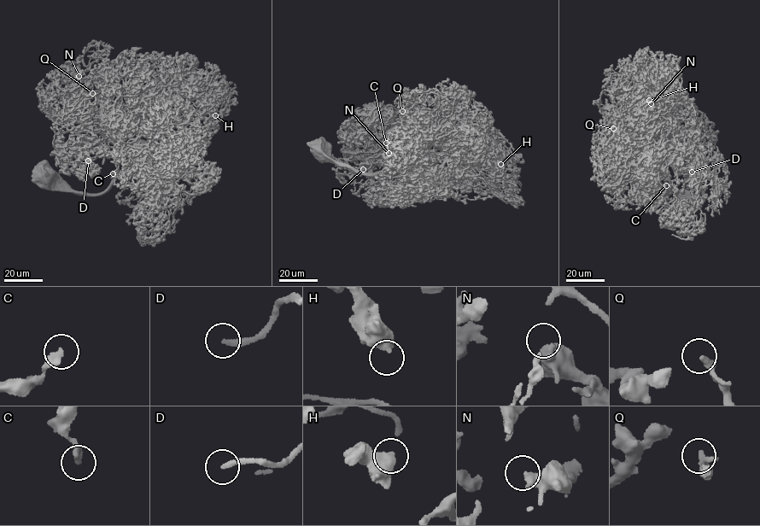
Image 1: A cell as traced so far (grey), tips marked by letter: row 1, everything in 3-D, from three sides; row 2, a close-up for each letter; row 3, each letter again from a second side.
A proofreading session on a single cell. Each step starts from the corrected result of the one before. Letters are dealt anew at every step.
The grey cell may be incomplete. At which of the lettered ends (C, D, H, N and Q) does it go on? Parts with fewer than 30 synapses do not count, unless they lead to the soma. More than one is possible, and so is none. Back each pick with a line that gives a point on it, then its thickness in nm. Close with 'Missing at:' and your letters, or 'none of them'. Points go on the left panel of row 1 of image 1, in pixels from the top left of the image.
D: Place: (88, 160). Thickness 240 nm
Missing at: D

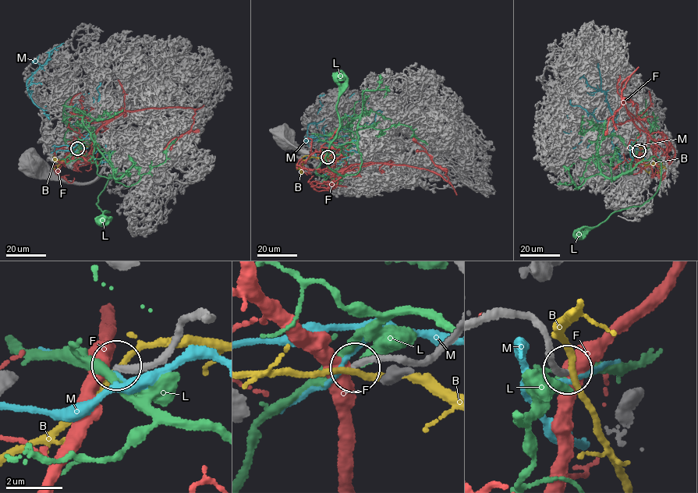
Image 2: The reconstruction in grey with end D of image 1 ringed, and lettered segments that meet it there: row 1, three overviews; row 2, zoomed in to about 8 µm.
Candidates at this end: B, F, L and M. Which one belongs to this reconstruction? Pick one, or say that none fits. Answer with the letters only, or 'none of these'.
none of these

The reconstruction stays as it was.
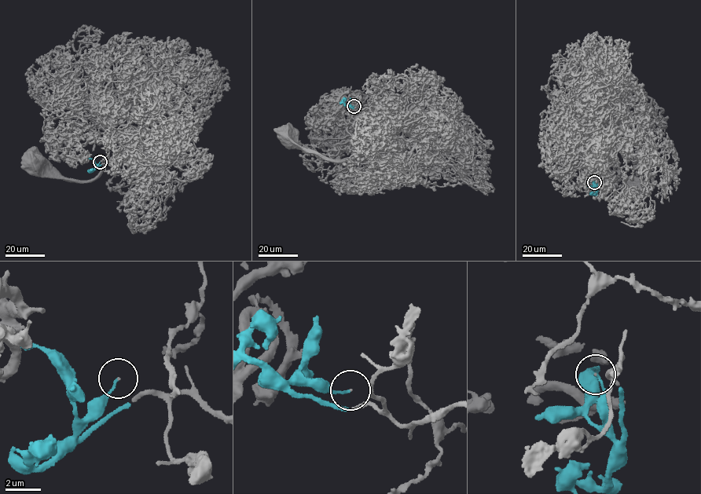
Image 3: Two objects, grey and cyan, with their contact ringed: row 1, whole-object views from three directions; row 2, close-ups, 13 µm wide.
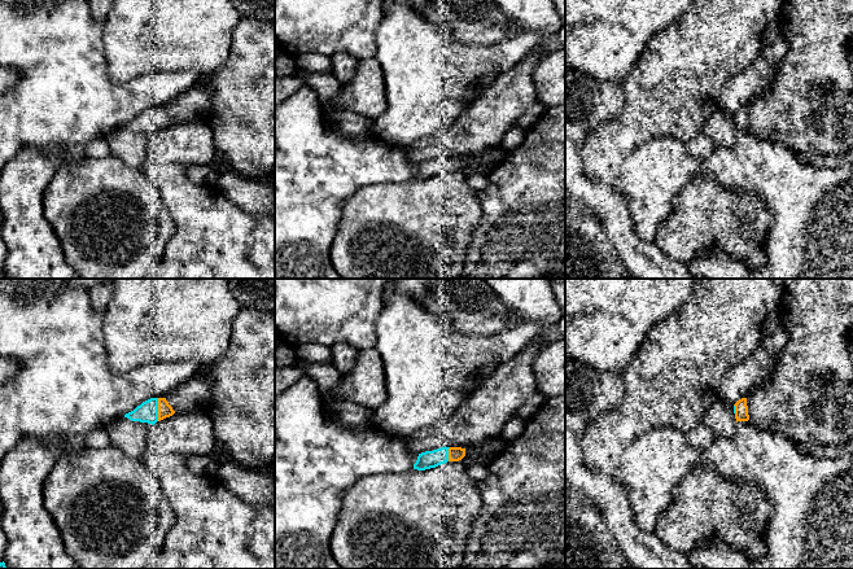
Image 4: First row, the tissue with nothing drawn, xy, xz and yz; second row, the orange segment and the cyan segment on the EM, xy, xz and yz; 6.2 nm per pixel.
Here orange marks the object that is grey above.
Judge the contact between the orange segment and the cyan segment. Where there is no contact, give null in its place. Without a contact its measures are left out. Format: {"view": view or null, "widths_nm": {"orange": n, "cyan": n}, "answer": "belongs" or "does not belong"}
{"view": "xy", "widths_nm": {"orange": 90, "cyan": 130}, "answer": "belongs"}

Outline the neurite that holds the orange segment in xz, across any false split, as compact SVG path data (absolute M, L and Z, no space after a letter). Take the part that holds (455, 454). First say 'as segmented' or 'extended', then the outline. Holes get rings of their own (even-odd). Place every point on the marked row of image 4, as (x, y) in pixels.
extended | M441 447L433 451L419 454L414 469L425 470L436 468L447 461L459 461L465 456L465 448L462 447Z

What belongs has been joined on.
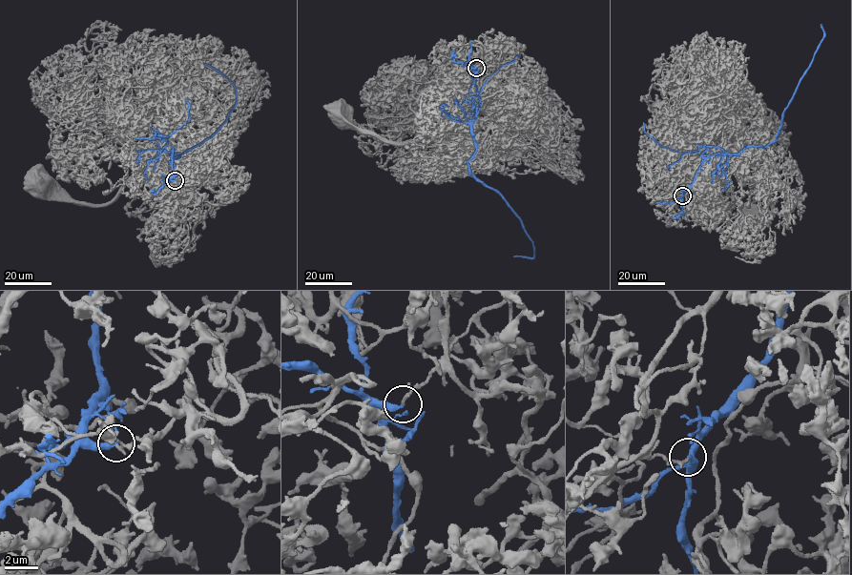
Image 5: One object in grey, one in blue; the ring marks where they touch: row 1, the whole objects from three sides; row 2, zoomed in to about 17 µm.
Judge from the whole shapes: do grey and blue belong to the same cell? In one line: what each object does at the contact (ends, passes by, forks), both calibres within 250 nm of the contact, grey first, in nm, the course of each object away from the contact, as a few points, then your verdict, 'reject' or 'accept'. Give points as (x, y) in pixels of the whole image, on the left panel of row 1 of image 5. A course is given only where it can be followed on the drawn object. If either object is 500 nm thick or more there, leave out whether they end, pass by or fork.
grey passes by; blue ends there; 140 nm thick on the grey side, 320 nm on the other; grey runs (175, 180), (182, 165), (170, 149), (102, 154), (78, 145), (79, 171), (41, 185); blue runs (175, 180), (173, 149), (170, 153), (180, 156), (176, 158), (209, 137), (236, 102), (234, 84), (203, 63); reject

